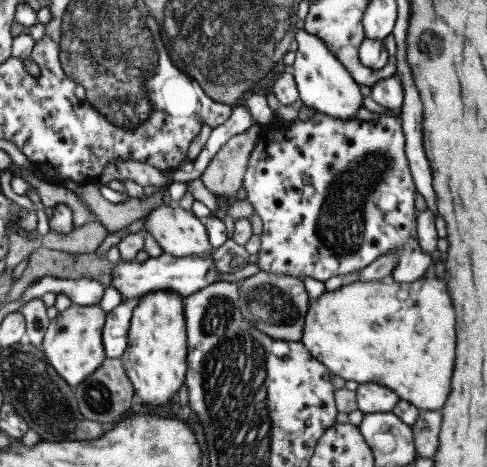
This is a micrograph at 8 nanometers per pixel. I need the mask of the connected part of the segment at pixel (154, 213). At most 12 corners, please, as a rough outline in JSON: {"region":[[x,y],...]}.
{"region":[[171,203],[145,219],[164,253],[211,254],[205,224]]}

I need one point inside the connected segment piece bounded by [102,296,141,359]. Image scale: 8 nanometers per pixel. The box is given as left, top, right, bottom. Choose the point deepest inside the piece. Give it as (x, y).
(116, 329)

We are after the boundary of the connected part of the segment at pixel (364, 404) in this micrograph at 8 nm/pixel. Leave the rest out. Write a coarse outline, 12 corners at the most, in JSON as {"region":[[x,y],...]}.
{"region":[[364,383],[355,392],[363,413],[390,412],[400,402],[394,391]]}

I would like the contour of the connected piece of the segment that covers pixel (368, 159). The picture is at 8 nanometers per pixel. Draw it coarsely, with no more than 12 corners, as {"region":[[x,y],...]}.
{"region":[[401,117],[257,139],[261,271],[326,282],[432,257]]}

